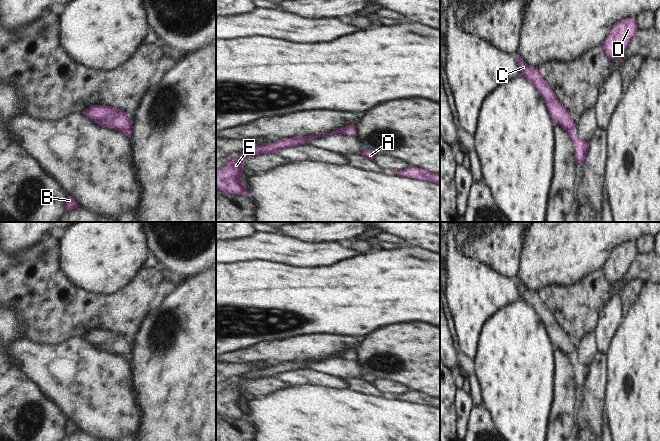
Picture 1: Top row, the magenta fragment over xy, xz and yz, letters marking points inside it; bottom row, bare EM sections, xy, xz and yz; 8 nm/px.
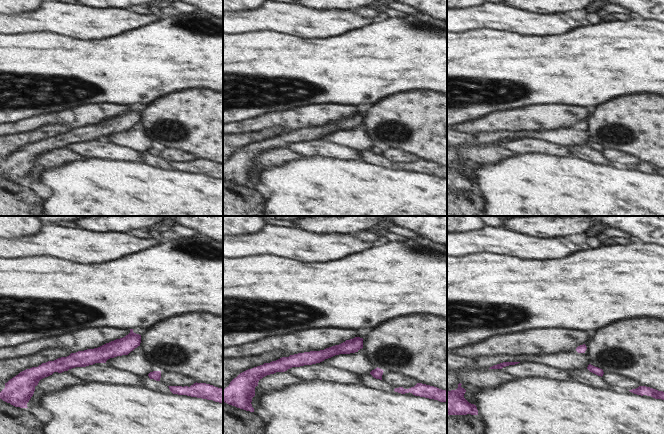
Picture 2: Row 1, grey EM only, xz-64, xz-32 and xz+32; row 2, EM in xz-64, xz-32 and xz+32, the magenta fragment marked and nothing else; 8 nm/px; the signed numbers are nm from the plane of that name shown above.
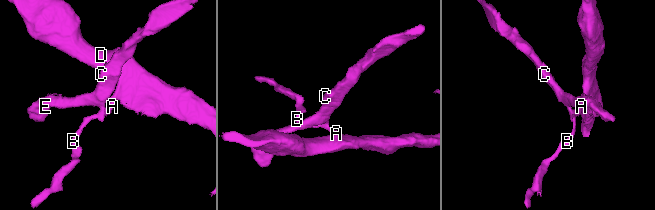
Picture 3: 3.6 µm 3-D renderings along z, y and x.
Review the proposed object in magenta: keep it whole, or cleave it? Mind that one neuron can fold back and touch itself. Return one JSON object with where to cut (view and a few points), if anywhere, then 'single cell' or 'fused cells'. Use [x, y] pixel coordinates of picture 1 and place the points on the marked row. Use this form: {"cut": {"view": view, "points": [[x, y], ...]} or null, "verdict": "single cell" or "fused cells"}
{"cut": {"view": "yz", "points": [[573, 128], [568, 131]]}, "verdict": "fused cells"}

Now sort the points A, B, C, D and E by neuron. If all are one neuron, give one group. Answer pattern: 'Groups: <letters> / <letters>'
Groups: A B D / C E.

